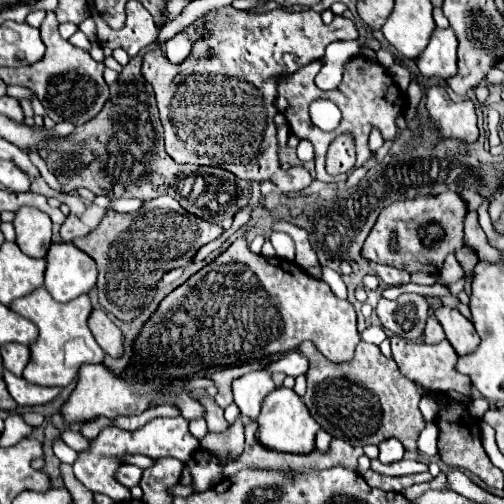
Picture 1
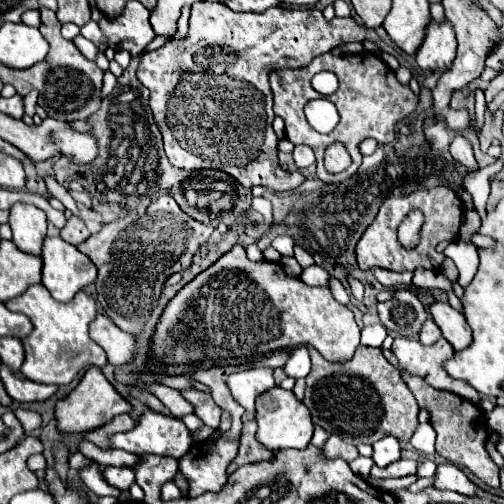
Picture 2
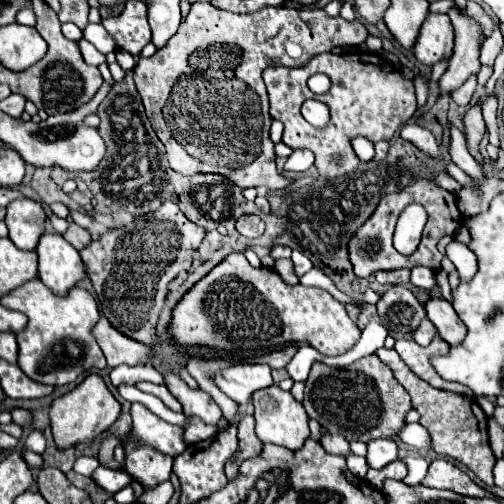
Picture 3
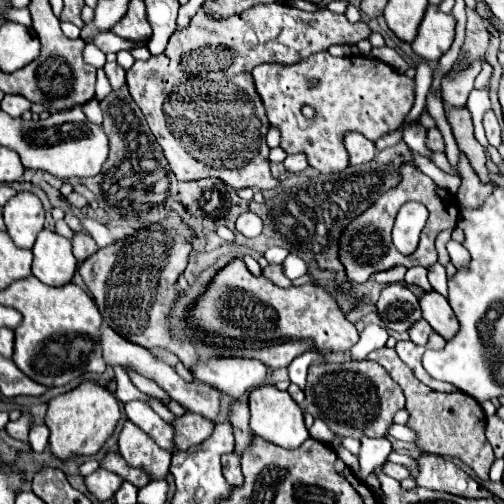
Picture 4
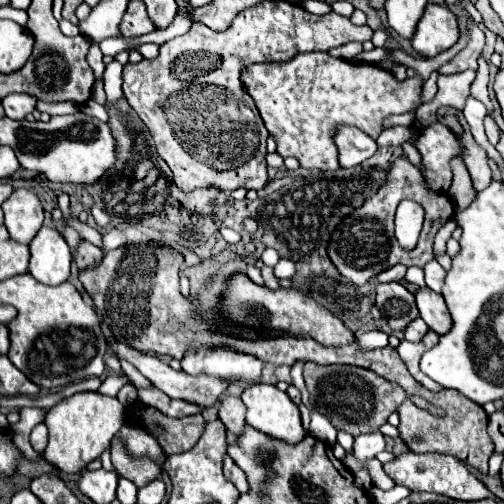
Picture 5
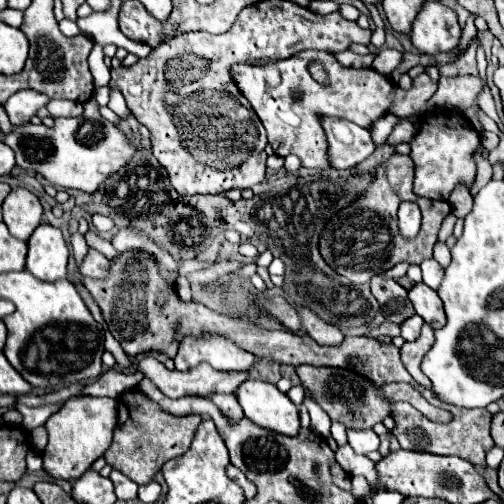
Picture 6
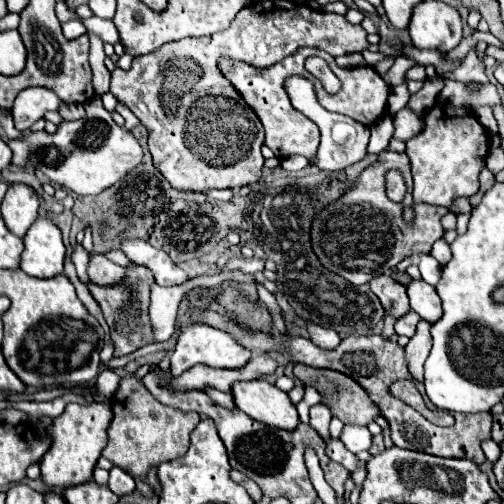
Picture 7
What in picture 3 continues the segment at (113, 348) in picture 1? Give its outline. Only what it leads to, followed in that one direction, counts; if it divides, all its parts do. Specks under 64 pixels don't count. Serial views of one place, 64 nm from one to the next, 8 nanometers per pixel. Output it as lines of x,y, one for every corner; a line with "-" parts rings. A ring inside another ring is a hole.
104,316
98,320
94,328
94,336
110,368
116,368
120,364
128,364
128,366
148,364
148,346
122,336
116,328
112,328
108,320
104,320

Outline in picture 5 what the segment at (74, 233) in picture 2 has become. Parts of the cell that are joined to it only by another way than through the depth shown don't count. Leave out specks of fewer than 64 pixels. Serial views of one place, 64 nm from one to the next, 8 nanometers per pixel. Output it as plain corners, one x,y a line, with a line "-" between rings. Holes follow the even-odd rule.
82,242
80,246
78,246
78,250
74,250
74,256
76,256
76,264
78,264
78,268
80,270
88,270
88,268
94,268
100,260
102,260
102,250
100,248
96,248
96,246
92,246
90,242

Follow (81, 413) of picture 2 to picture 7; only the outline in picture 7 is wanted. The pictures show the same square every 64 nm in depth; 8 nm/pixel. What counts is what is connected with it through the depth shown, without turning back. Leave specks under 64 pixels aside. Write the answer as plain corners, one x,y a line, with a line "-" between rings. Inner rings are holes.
66,404
64,414
54,418
54,424
48,428
52,446
40,462
44,484
50,488
70,488
92,478
92,470
100,458
100,452
104,450
104,444
108,442
104,436
104,428
108,428
108,412
112,412
108,404

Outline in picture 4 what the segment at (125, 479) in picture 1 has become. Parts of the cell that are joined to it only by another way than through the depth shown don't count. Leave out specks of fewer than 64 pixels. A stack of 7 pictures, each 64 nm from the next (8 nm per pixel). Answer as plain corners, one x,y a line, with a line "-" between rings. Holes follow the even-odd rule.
98,468
96,472
92,472
90,476
84,478
84,484
86,484
86,490
100,502
106,502
106,500
112,500
112,496
116,494
116,490
120,488
124,480
116,474
112,474
110,470
104,470
104,468

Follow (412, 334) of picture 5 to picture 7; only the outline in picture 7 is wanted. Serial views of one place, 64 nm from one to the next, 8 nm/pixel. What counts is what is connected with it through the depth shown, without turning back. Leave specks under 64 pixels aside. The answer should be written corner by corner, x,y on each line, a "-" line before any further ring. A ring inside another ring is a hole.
410,310
410,312
404,314
400,320
396,320
394,328
396,328
398,334
412,338
412,332
416,332
416,324
418,324
418,320
420,320
420,316
418,316
414,310

